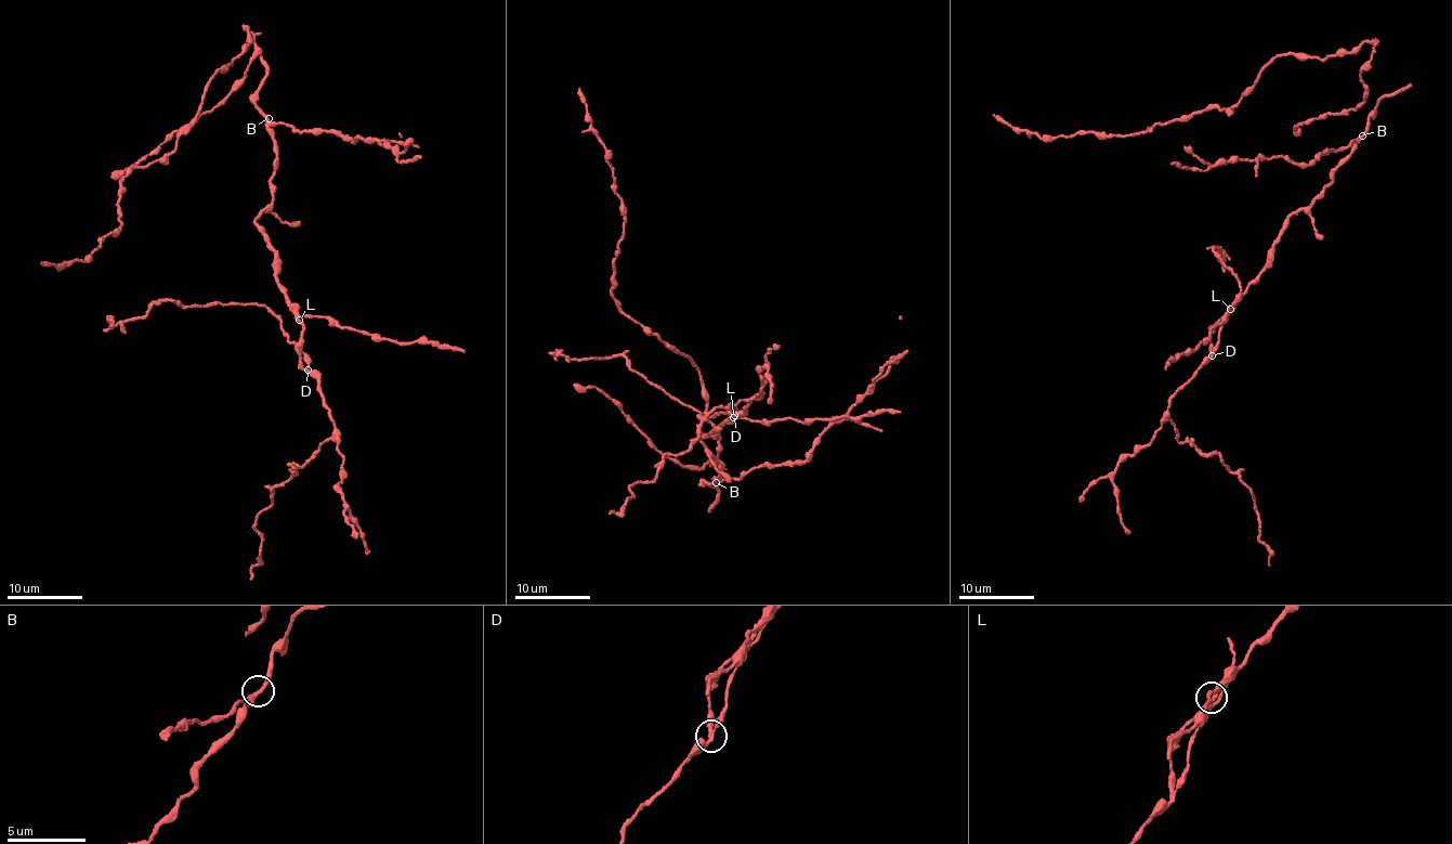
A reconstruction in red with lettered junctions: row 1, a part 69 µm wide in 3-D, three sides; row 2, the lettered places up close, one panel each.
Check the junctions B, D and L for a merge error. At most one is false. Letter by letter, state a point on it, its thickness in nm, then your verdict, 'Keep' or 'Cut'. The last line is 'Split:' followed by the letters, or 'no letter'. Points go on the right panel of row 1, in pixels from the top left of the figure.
B: Place: (1362, 135). Thickness 300 nm. Keep
D: Place: (1212, 355). Thickness 240 nm. Cut
L: Place: (1230, 309). Thickness 240 nm. Keep
Split: D

